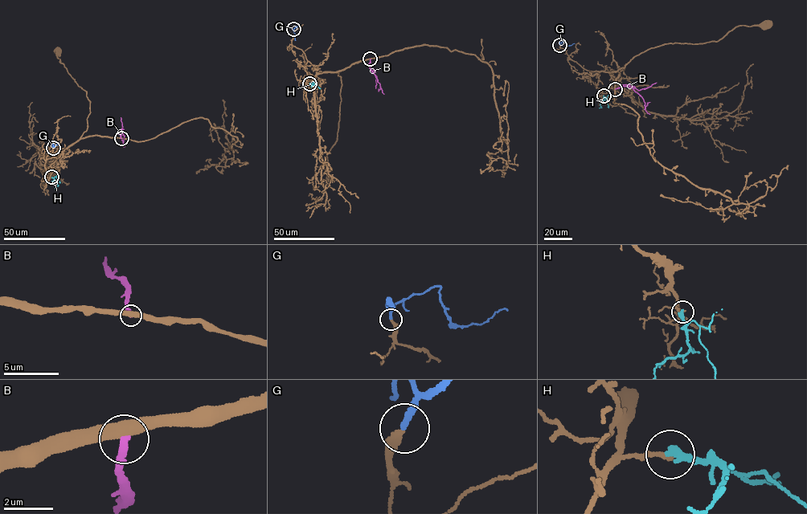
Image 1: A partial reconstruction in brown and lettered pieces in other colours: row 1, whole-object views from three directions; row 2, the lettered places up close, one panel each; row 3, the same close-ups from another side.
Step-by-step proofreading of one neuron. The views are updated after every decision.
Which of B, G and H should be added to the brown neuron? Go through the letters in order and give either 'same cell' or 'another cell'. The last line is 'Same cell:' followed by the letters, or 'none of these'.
B: another cell
G: same cell
H: another cell
Same cell: G

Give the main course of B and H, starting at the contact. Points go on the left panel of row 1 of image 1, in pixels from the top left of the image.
B: (121, 138), (120, 131), (124, 136), (124, 146)
H: (51, 177), (58, 185), (55, 189)

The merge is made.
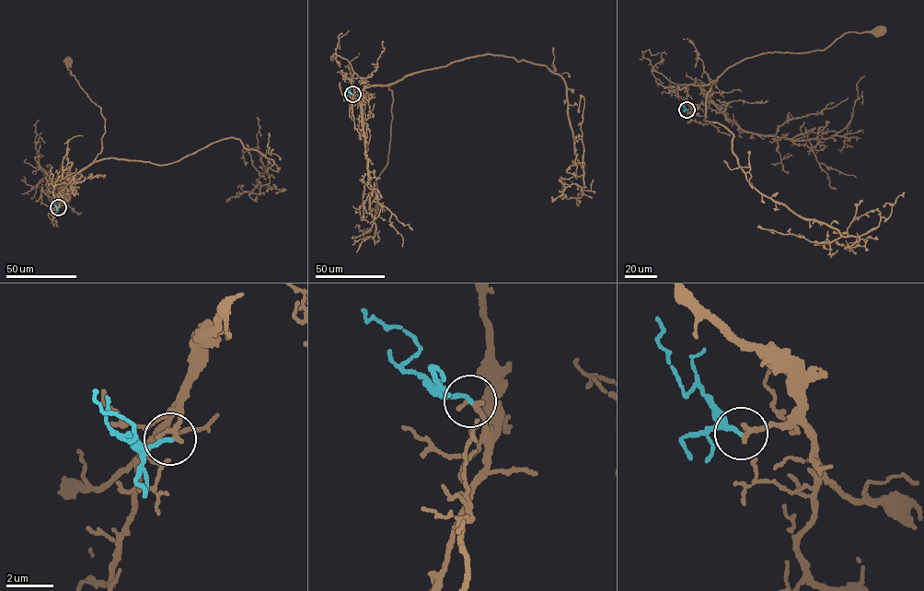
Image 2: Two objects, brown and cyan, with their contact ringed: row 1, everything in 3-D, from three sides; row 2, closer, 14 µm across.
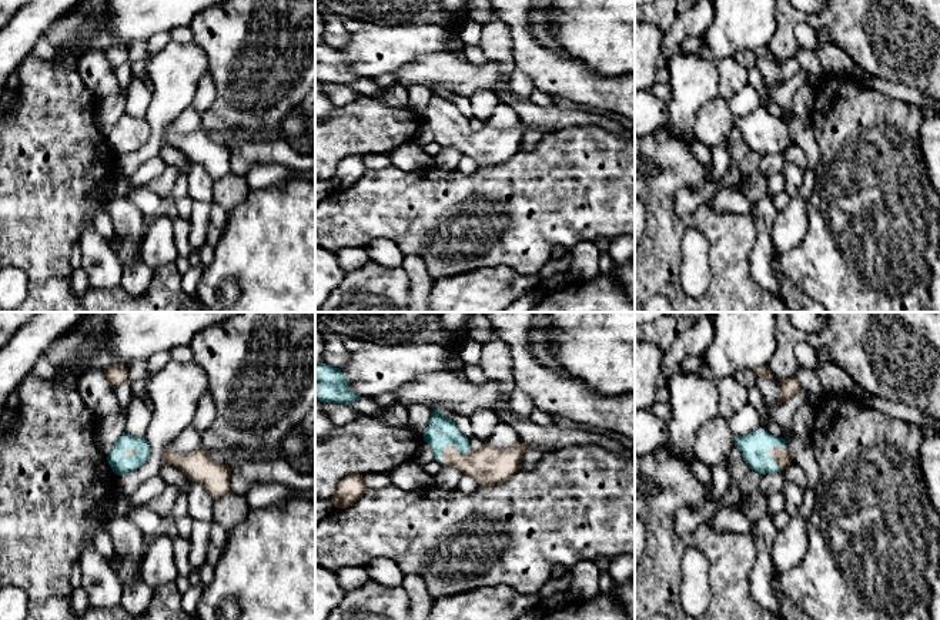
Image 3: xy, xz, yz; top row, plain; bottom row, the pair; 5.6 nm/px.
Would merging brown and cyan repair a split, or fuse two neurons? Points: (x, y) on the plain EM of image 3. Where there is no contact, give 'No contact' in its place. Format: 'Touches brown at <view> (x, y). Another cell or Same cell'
Touches brown at xz (450, 127). Same cell

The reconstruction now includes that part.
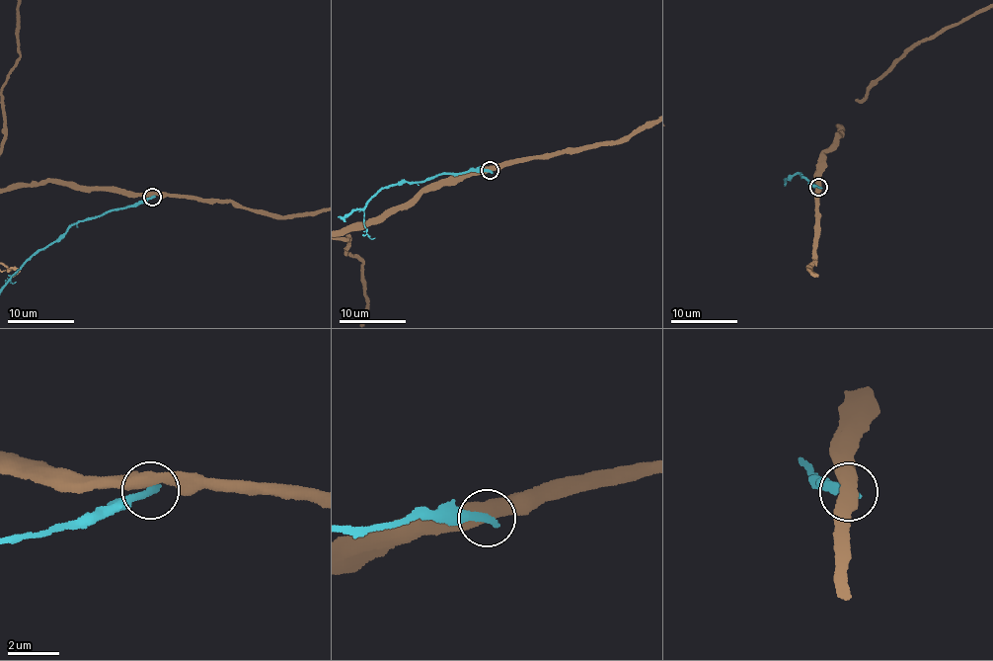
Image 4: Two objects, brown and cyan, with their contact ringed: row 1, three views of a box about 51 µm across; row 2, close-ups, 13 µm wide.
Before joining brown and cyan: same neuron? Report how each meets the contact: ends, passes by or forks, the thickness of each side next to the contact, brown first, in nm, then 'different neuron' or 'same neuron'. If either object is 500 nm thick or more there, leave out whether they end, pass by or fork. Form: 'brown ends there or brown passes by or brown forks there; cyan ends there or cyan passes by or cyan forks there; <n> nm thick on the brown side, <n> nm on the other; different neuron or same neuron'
500 nm thick on the brown side, 280 nm on the other; different neuron

